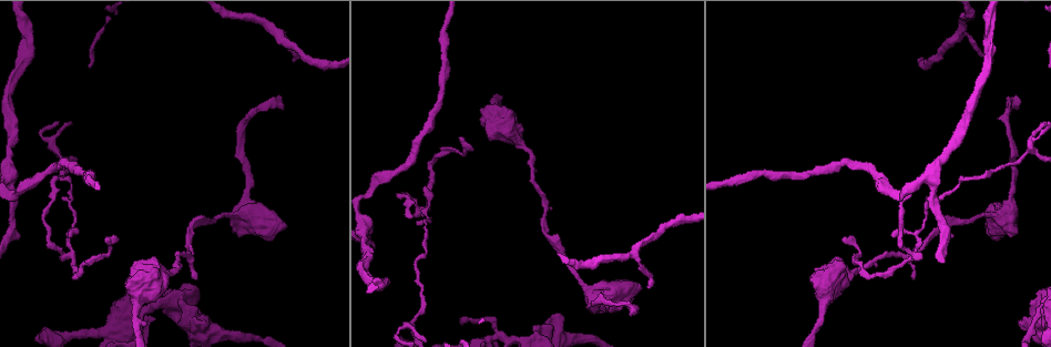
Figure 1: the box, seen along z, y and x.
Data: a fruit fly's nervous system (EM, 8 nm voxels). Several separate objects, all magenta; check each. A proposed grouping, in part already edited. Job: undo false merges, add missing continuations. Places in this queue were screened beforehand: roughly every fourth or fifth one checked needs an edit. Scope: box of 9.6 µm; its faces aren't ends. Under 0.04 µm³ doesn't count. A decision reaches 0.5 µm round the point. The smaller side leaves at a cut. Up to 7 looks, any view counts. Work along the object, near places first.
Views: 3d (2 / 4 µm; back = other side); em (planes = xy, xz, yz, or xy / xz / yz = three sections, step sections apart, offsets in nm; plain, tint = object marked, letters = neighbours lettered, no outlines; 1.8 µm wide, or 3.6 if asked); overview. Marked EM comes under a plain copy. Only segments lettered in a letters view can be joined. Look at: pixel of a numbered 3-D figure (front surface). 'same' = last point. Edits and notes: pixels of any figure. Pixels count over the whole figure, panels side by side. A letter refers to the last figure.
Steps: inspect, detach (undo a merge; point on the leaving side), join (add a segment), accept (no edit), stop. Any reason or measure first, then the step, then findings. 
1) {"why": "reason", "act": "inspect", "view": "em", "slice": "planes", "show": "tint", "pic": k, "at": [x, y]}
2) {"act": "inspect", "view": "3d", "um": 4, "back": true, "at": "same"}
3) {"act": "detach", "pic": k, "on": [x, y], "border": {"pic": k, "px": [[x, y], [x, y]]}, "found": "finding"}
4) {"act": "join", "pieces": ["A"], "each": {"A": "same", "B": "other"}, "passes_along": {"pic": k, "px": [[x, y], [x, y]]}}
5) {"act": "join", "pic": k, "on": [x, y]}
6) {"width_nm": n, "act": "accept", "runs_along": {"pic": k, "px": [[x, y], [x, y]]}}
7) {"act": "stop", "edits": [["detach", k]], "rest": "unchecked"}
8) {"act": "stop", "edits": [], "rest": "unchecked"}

{"why": "thin end", "act": "inspect", "view": "3d", "um": 2, "pic": 1, "at": [459, 137]}

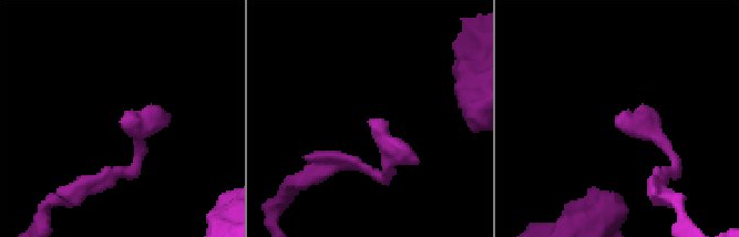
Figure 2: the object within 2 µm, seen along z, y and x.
{"act": "inspect", "view": "em", "slice": "yz", "step": 4, "show": "tint", "pic": 2, "at": [126, 115]}

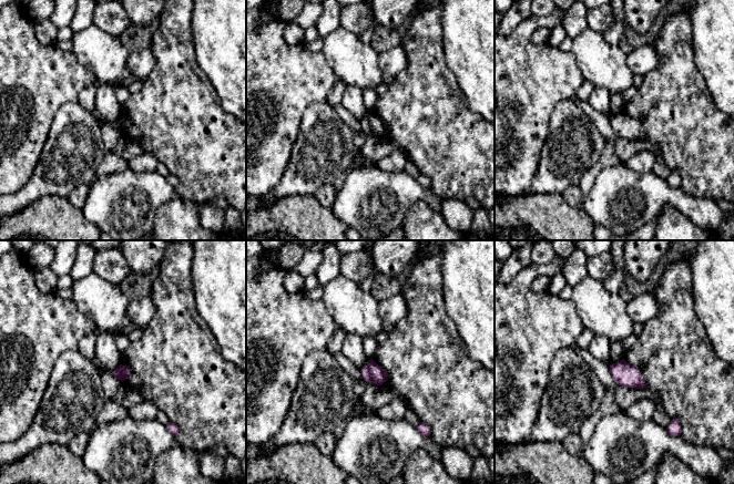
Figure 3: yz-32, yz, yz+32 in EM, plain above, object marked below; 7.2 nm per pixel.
{"why": "cut it another way", "act": "inspect", "view": "em", "slice": "xz", "step": 16, "show": "letters", "at": "same"}

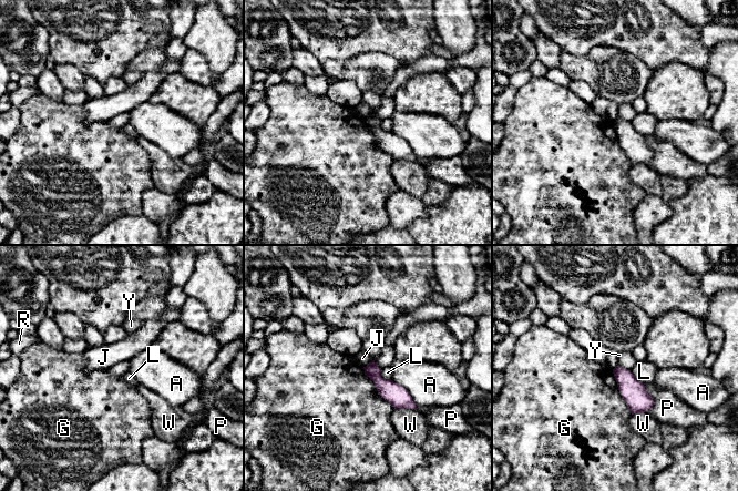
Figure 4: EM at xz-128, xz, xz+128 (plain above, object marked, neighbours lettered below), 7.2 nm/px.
{"act": "accept", "each": {"A": "other", "G": "other", "J": "other", "L": "other", "P": "other", "R": "other", "W": "other", "Y": "other"}, "border": {"pic": 4, "px": [[372, 360], [364, 367]]}, "found": "no lettered segment goes on from it"}

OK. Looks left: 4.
{"why": "a fork", "act": "inspect", "view": "3d", "um": 2, "pic": 1, "at": [70, 253]}

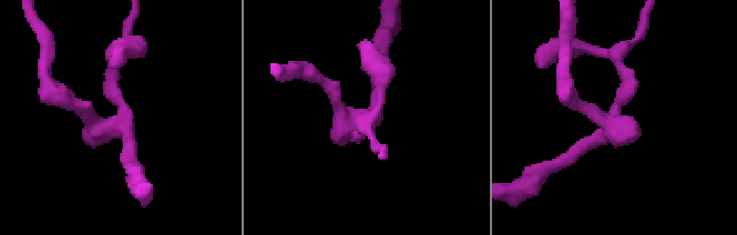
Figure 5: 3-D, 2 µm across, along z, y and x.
{"act": "inspect", "view": "em", "slice": "xy", "step": 16, "show": "tint", "pic": 5, "at": [616, 123]}

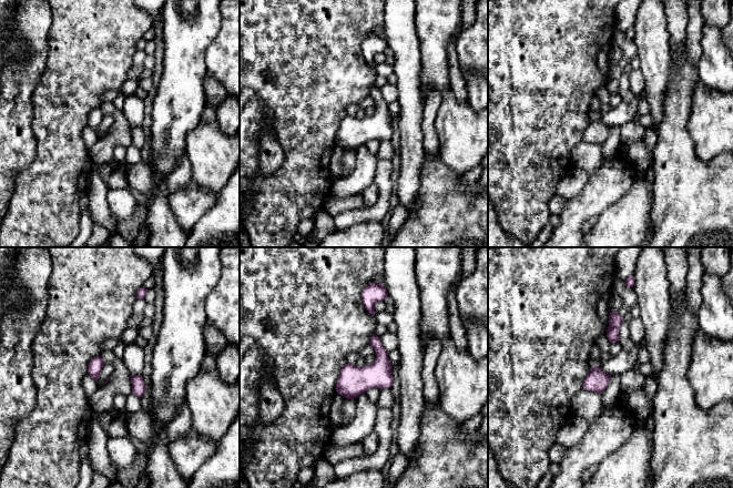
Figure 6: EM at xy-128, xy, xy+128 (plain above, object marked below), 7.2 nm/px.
{"why": "cut it another way", "act": "inspect", "view": "em", "slice": "planes", "show": "letters", "at": "same"}

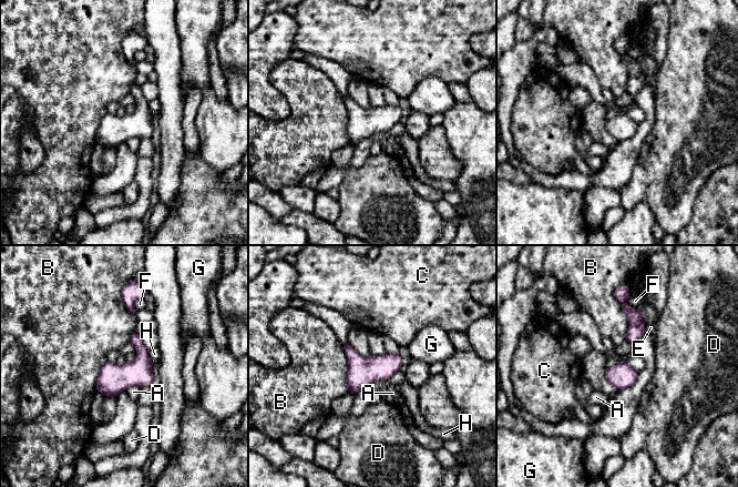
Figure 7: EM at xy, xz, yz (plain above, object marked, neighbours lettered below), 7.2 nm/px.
{"act": "accept", "each": {"A": "other", "B": "other", "C": "other", "D": "other", "E": "other", "F": "other", "G": "other", "H": "other"}, "border": {"pic": 7, "px": [[140, 386], [130, 386], [125, 391]]}, "found": "one cell here"}

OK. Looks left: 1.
{"act": "stop", "edits": [], "rest": "unchecked"}

